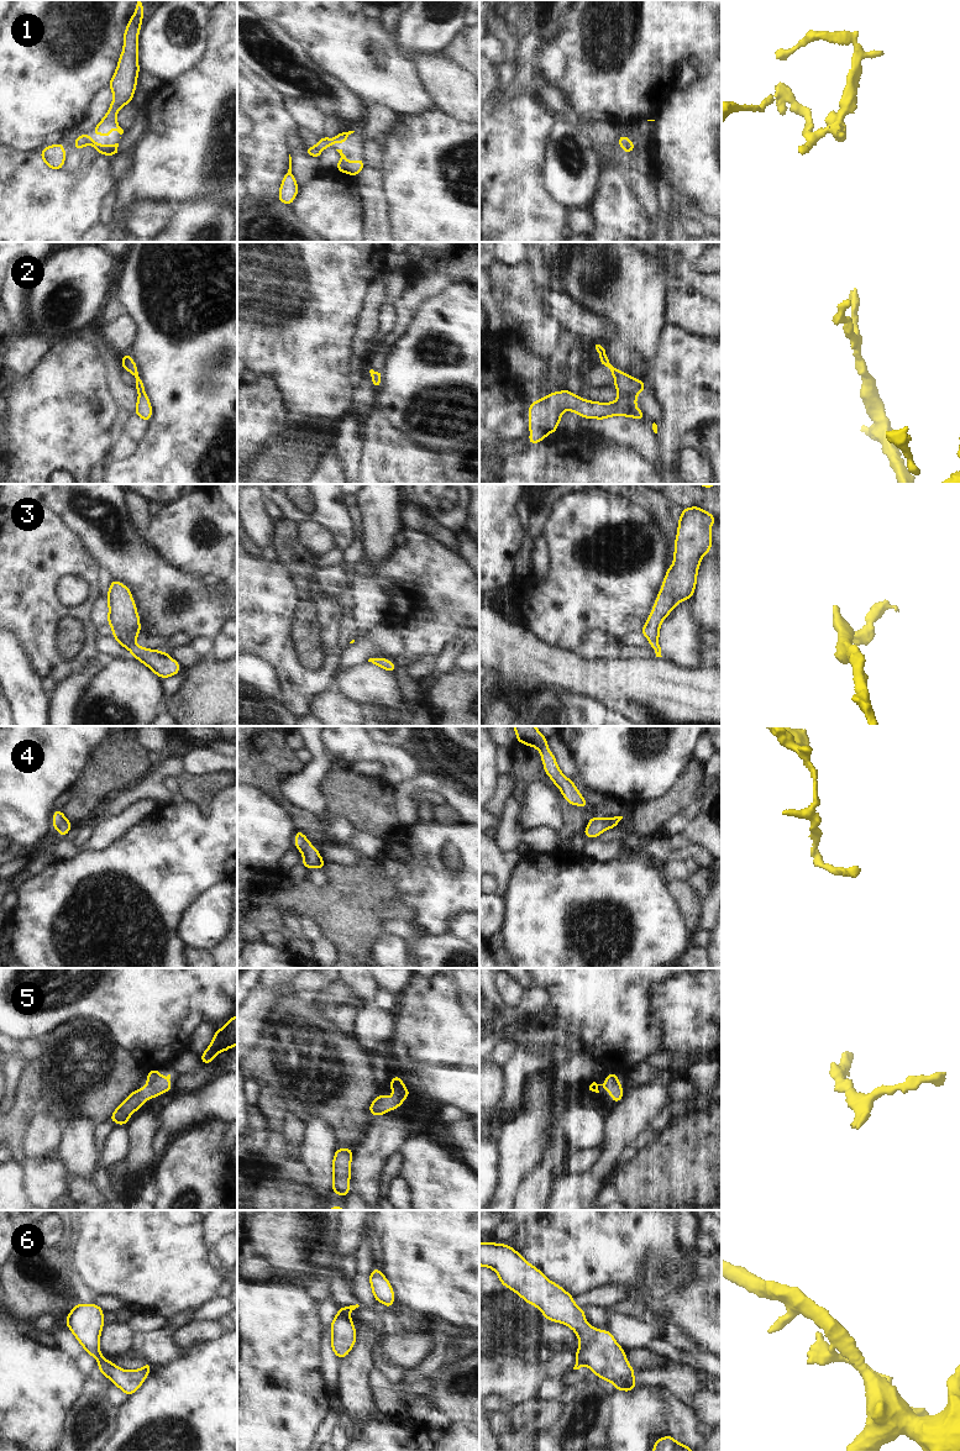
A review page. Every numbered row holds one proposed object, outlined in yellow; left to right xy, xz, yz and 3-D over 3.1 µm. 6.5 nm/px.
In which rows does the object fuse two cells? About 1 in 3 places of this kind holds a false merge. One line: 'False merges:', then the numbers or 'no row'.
False merges: 4, 6

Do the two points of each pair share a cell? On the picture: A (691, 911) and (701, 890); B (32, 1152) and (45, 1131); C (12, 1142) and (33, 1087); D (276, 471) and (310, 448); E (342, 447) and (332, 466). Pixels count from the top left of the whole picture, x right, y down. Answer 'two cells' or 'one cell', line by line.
A: two cells
B: one cell
C: one cell
D: one cell
E: two cells

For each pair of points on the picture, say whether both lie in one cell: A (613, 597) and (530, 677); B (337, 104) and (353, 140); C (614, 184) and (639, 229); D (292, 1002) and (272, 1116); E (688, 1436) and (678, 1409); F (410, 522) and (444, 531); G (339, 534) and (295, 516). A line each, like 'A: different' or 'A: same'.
A: different
B: different
C: same
D: different
E: same
F: same
G: same

